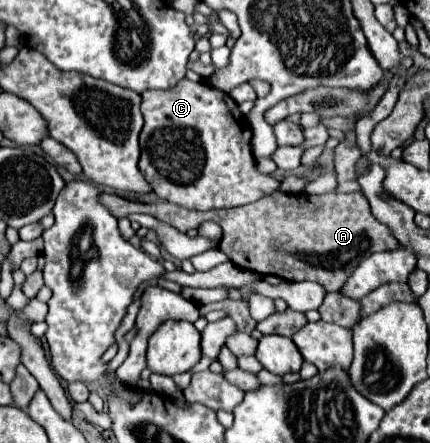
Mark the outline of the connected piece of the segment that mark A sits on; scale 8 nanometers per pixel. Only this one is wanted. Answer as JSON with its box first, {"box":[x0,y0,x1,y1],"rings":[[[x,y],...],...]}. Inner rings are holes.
{"box":[100,188,398,292],"rings":[[[278,188],[276,192],[272,192],[270,196],[264,196],[258,202],[252,202],[246,206],[236,206],[236,208],[226,208],[226,210],[208,210],[208,212],[180,208],[170,202],[142,204],[142,202],[126,200],[118,194],[102,194],[100,200],[104,206],[108,206],[108,210],[116,218],[128,216],[132,212],[142,212],[142,214],[150,214],[150,216],[160,218],[162,222],[174,226],[180,232],[188,232],[190,228],[198,228],[202,222],[212,220],[224,232],[222,240],[218,244],[218,250],[224,252],[228,256],[228,260],[232,264],[236,264],[238,268],[242,268],[242,270],[252,268],[252,272],[256,272],[256,274],[262,274],[262,276],[272,274],[272,276],[278,276],[288,282],[302,282],[302,280],[318,282],[320,286],[324,286],[326,292],[338,292],[342,288],[342,284],[346,282],[346,278],[352,274],[352,270],[370,254],[398,248],[396,246],[398,240],[394,238],[392,230],[372,216],[370,204],[366,202],[366,198],[362,194],[322,194],[322,196],[294,194],[292,196],[292,194],[284,194]]]}

